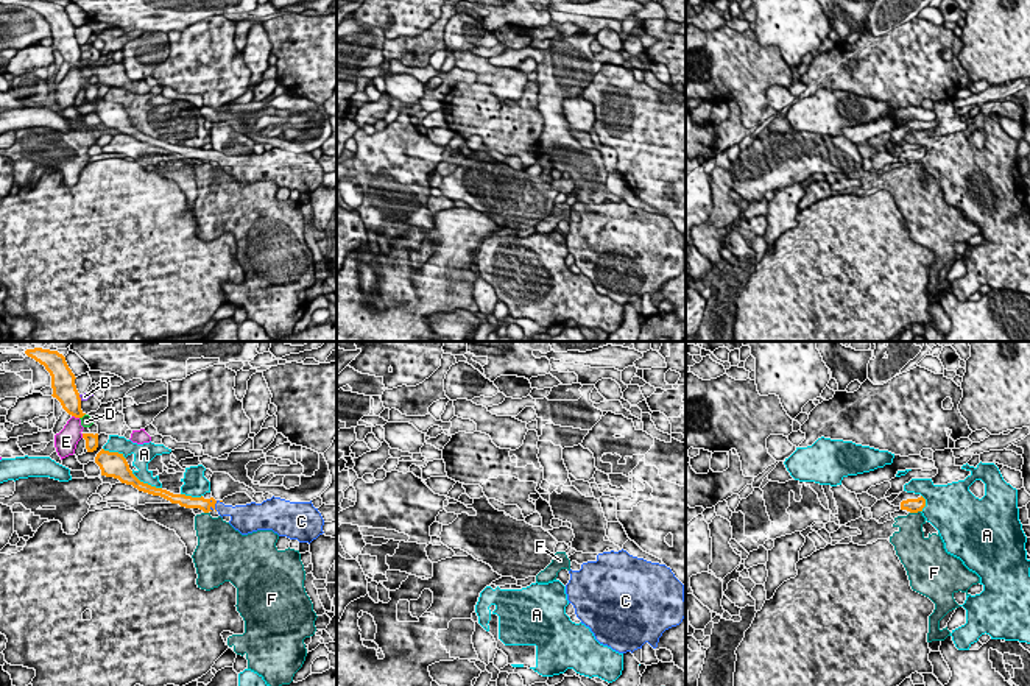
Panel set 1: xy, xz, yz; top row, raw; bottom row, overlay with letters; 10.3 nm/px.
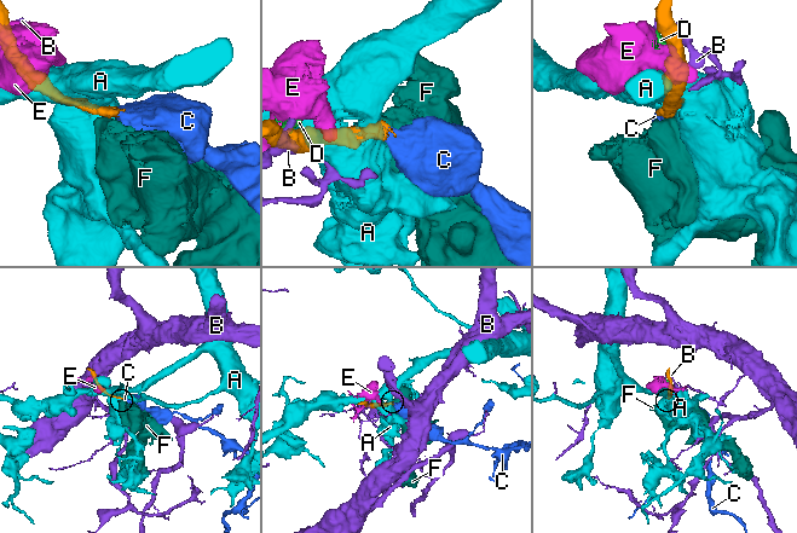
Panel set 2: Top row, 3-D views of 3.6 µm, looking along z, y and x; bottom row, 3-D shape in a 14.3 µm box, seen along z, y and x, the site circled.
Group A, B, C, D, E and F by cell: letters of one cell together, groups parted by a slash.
A / B / C / D E / F

